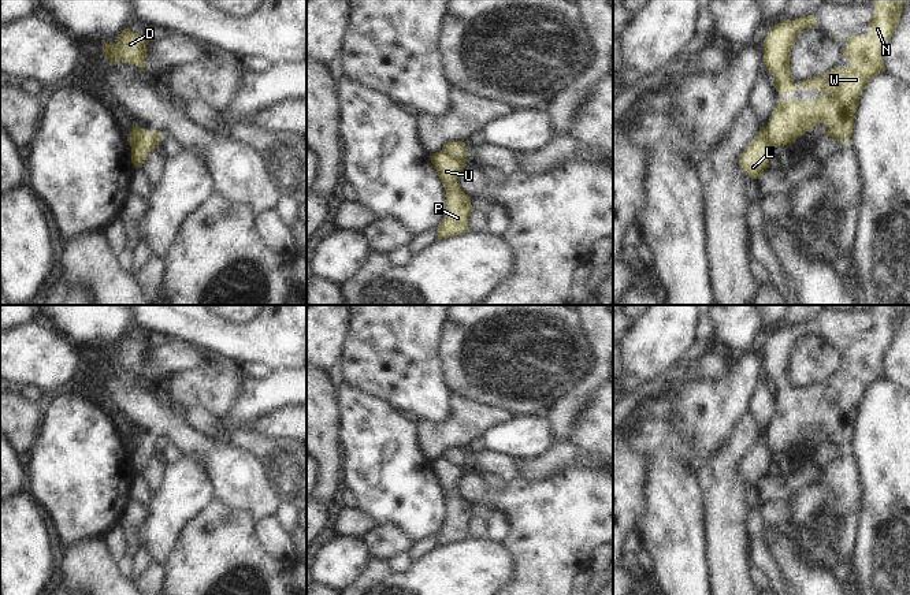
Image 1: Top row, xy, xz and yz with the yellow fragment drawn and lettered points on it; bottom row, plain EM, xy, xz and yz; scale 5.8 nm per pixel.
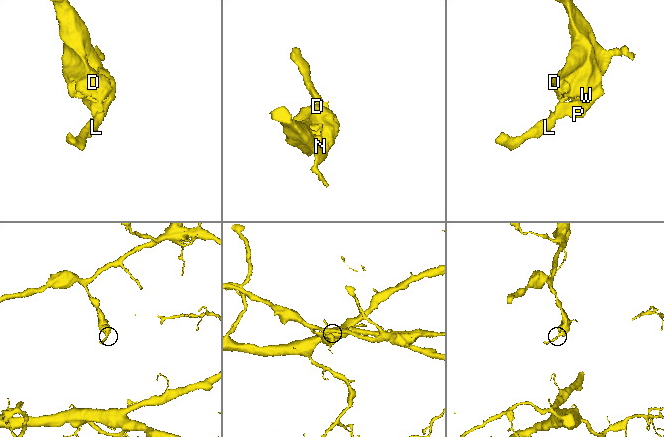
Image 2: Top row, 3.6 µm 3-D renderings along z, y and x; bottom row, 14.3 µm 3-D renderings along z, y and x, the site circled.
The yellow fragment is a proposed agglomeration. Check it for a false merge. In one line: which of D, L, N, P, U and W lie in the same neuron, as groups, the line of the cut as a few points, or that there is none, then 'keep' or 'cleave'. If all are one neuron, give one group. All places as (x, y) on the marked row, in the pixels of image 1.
D N P U W / L | xz (441, 151), (464, 162) | cleave

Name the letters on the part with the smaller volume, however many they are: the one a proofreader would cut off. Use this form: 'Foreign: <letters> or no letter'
Foreign: L

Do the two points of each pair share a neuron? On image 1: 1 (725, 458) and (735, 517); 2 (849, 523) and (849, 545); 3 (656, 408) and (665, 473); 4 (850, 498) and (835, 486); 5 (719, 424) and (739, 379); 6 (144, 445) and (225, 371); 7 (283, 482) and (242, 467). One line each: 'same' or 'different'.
1: same
2: same
3: same
4: same
5: same
6: different
7: same

